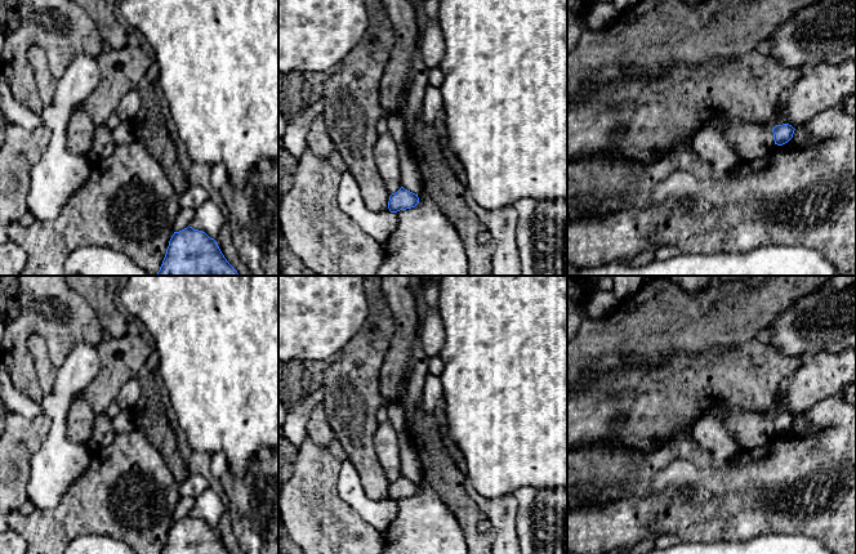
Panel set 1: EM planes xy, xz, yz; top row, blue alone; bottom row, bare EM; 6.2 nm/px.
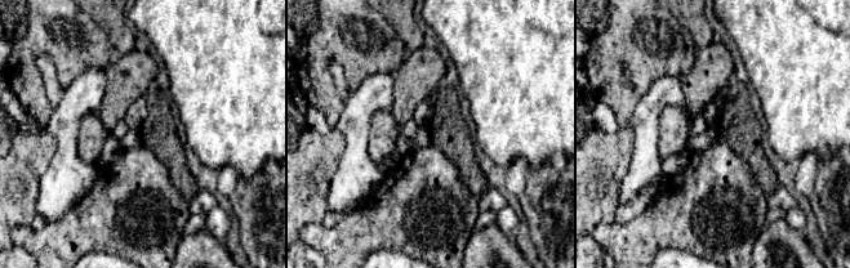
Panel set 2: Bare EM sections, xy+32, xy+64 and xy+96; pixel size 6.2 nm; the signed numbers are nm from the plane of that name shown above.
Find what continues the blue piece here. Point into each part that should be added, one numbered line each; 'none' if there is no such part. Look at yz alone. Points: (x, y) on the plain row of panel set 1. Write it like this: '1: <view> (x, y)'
none

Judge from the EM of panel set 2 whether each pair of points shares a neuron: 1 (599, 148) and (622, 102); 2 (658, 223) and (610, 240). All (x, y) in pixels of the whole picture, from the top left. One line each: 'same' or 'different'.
1: different
2: same

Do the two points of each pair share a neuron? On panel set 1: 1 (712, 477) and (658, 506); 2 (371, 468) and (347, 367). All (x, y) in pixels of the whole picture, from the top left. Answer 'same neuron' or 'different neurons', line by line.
1: same neuron
2: same neuron

